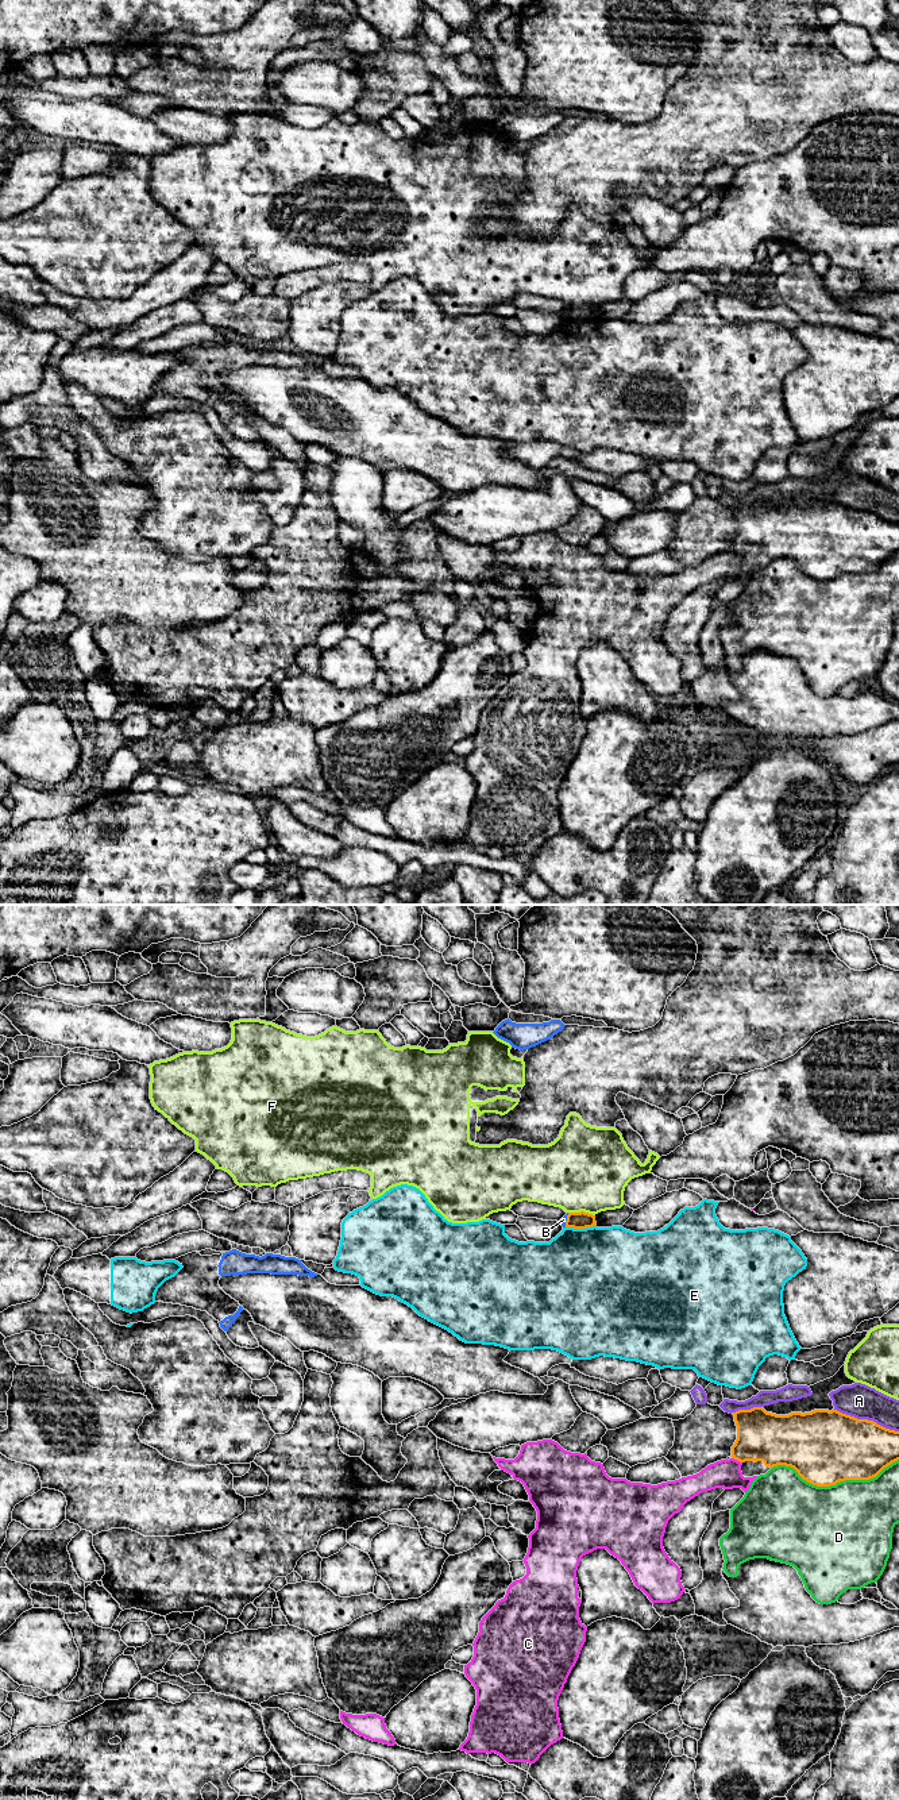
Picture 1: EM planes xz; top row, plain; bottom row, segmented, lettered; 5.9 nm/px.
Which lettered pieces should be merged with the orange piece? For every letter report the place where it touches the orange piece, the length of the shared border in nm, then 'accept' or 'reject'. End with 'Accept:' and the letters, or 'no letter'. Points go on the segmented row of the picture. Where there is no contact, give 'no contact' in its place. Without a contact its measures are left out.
A: xz (867, 1419) | 400 nm | reject
B: xz (567, 1220) | 90 nm | reject
C: xz (737, 1460) | 70 nm | reject
D: xz (834, 1484) | 750 nm | reject
E: xz (581, 1228) | 180 nm | reject
F: xz (582, 1211) | 160 nm | reject
Accept: no letter

